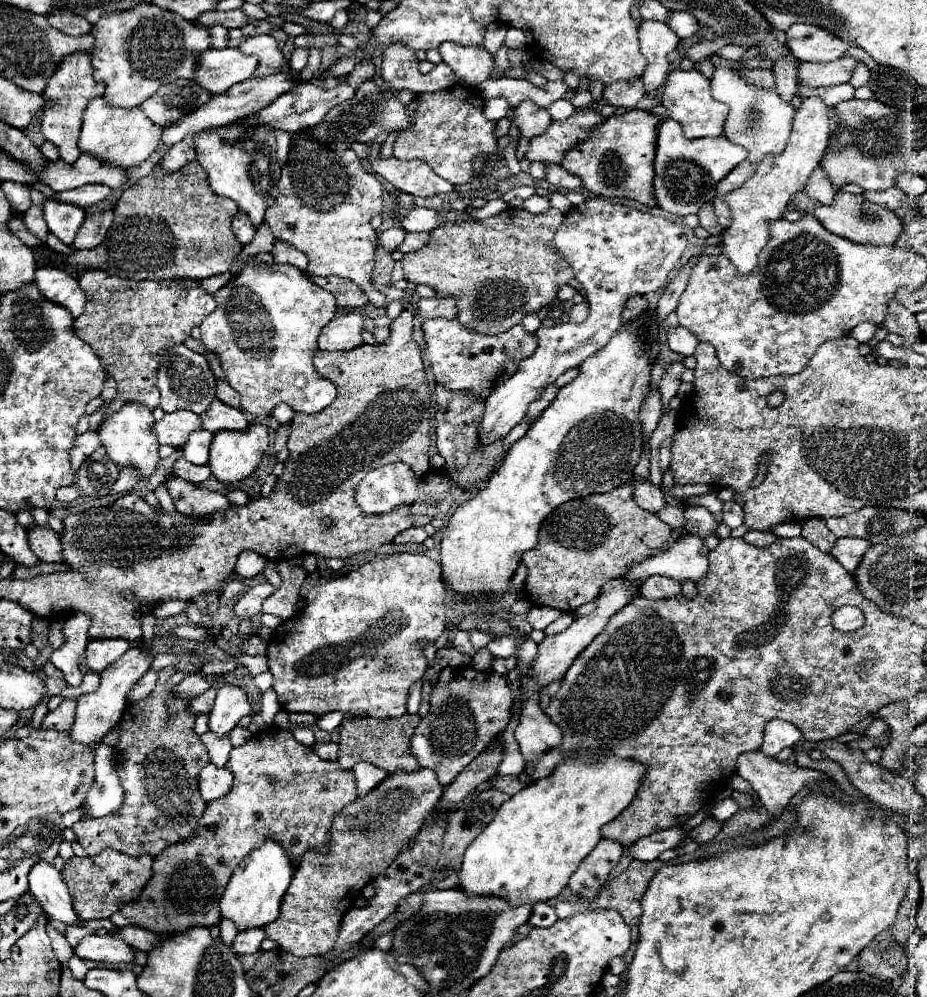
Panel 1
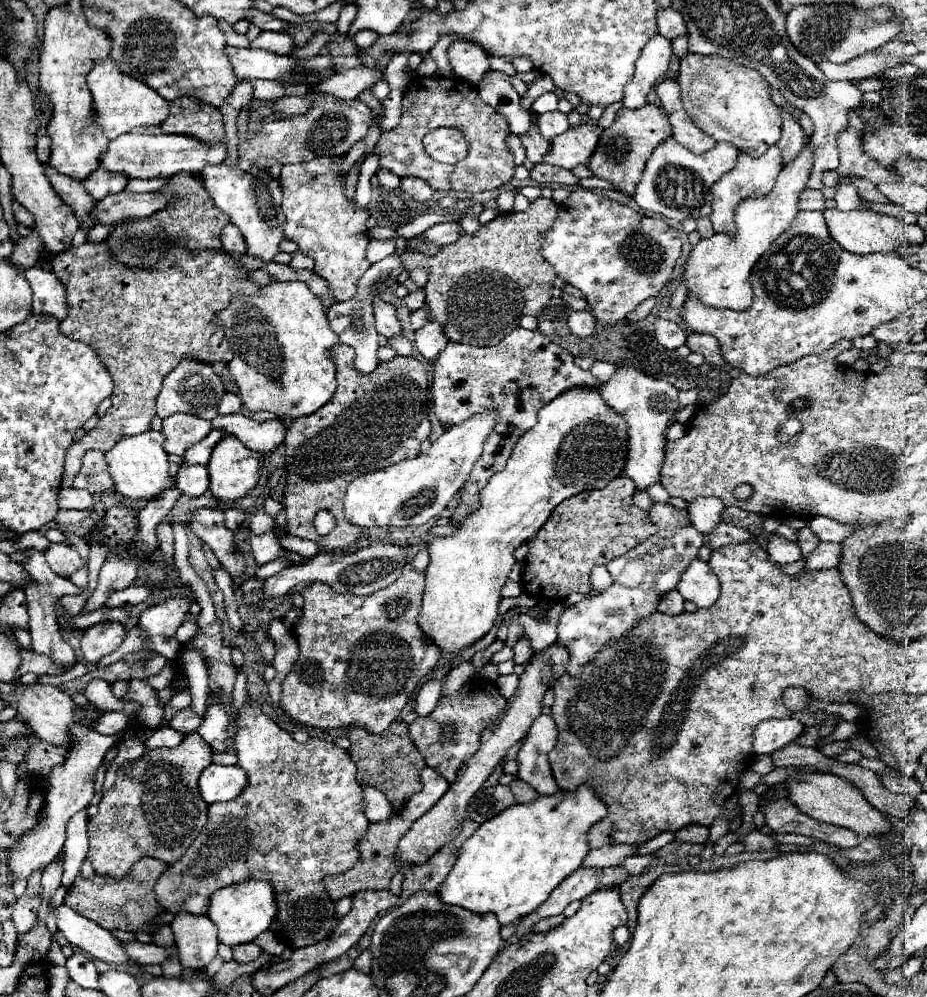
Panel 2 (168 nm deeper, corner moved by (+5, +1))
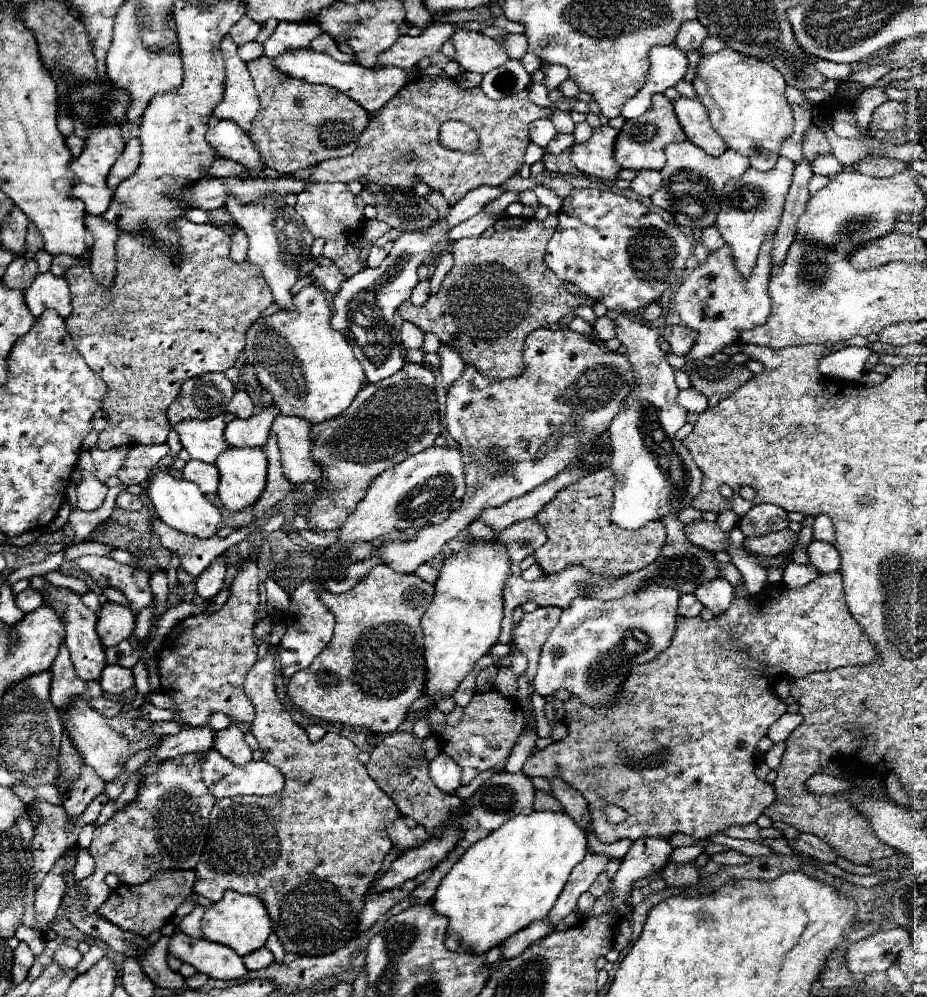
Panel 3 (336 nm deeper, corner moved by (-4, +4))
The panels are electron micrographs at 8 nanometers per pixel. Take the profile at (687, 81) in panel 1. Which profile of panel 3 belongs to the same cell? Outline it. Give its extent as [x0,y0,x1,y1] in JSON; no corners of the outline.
[673,96,727,156]

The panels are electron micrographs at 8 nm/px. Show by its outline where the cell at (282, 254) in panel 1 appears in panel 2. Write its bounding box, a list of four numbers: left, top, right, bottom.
[290,253,314,271]

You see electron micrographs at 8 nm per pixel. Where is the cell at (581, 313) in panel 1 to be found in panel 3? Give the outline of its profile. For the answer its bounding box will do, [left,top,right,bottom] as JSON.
[593,316,615,340]

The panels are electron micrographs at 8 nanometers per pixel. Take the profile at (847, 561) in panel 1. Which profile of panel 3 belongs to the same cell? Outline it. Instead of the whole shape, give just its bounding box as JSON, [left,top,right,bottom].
[783,562,819,588]

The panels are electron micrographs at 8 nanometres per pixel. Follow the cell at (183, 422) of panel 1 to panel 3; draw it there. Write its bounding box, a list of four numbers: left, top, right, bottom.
[173,416,229,464]

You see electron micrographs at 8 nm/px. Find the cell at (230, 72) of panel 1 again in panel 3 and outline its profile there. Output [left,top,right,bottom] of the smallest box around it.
[273,48,411,112]

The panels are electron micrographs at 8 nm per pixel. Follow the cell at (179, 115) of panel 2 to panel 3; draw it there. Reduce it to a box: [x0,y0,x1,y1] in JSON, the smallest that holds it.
[205,116,263,170]

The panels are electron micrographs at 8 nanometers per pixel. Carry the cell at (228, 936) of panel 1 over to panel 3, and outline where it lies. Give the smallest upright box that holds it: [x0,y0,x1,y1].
[169,932,247,980]

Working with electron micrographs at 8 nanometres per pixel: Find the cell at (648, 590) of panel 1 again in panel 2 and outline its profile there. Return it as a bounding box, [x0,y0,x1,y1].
[658,591,684,615]

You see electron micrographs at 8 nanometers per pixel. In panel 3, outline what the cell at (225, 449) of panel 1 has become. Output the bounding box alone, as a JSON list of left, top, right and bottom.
[215,446,267,510]

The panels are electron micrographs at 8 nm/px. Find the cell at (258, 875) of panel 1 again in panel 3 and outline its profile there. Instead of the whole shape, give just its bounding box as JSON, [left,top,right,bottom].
[201,890,273,956]

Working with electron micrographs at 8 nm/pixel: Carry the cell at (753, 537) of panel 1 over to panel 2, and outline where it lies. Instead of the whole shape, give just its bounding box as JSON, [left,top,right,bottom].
[768,535,804,565]

